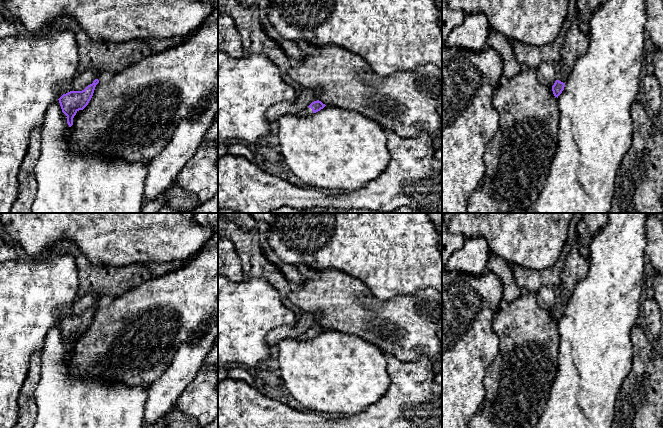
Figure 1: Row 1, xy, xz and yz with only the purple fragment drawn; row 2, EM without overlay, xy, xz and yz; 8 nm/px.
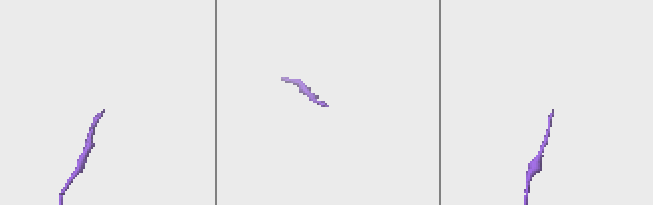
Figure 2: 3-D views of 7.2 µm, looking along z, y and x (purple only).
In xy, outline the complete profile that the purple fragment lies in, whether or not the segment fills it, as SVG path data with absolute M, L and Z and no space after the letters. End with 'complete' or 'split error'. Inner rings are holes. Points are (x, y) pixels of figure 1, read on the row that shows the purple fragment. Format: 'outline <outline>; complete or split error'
outline M95 79L92 84L88 85L82 91L70 91L63 94L58 100L62 112L67 116L67 123L69 127L73 125L73 118L79 110L83 110L91 100L95 87L99 83Z; complete

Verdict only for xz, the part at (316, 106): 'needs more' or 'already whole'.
needs more

